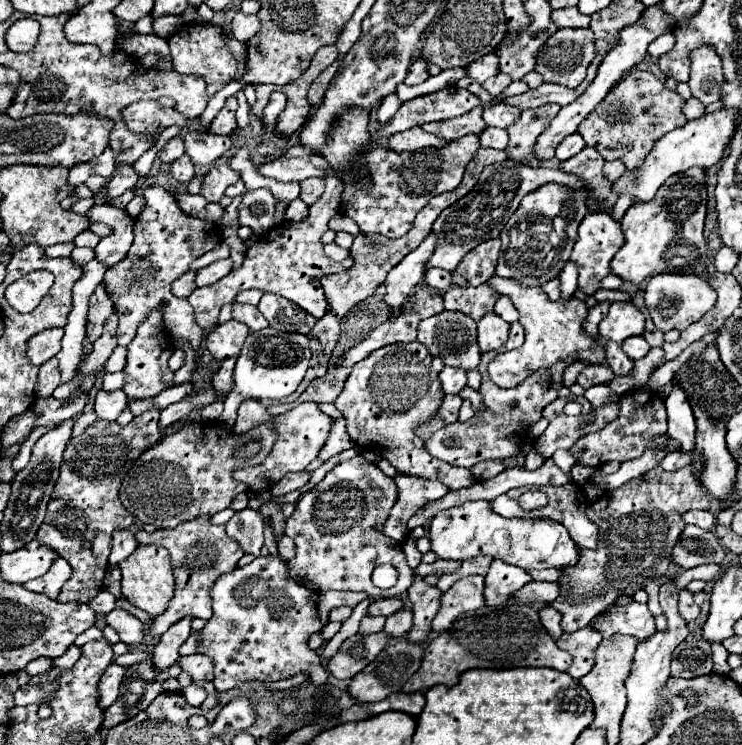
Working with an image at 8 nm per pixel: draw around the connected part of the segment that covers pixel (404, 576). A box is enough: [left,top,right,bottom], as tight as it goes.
[285,455,415,599]

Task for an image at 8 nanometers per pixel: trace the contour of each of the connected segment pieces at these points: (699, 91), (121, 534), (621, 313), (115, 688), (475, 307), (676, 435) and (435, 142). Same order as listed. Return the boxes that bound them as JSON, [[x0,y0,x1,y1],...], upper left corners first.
[[689,47,723,105],[109,529,139,565],[599,303,645,343],[99,663,127,709],[445,283,499,321],[665,387,695,453],[389,127,449,151]]

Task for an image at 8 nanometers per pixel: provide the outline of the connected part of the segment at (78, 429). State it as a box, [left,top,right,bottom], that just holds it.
[73,411,97,437]

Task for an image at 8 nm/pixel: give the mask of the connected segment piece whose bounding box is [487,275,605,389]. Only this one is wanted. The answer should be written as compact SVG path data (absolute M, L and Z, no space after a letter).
M497 275L491 277L487 283L495 287L501 295L507 295L515 309L519 311L519 323L523 325L527 337L525 343L519 349L509 351L507 355L497 355L489 363L489 377L499 387L517 387L525 377L531 373L553 367L559 361L565 363L585 363L585 365L603 365L605 363L605 345L597 343L591 335L583 331L583 323L589 313L589 305L573 297L571 301L549 301L547 295L543 295L541 287L519 287L519 283L511 283L511 279L499 279Z

